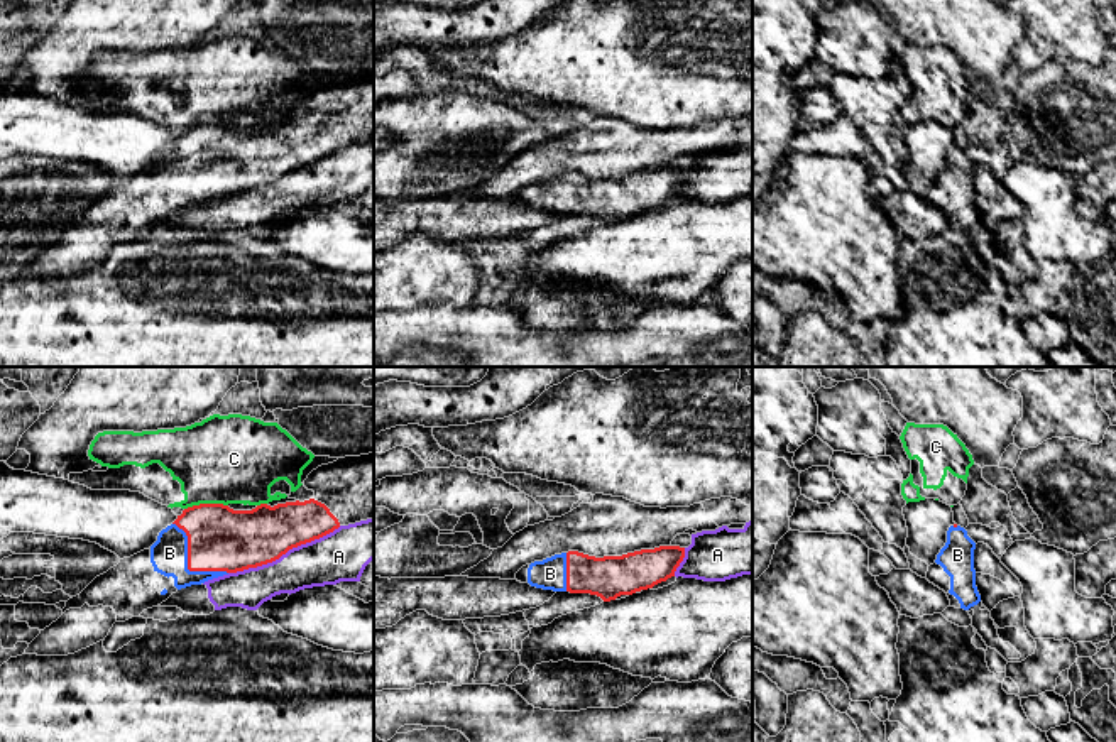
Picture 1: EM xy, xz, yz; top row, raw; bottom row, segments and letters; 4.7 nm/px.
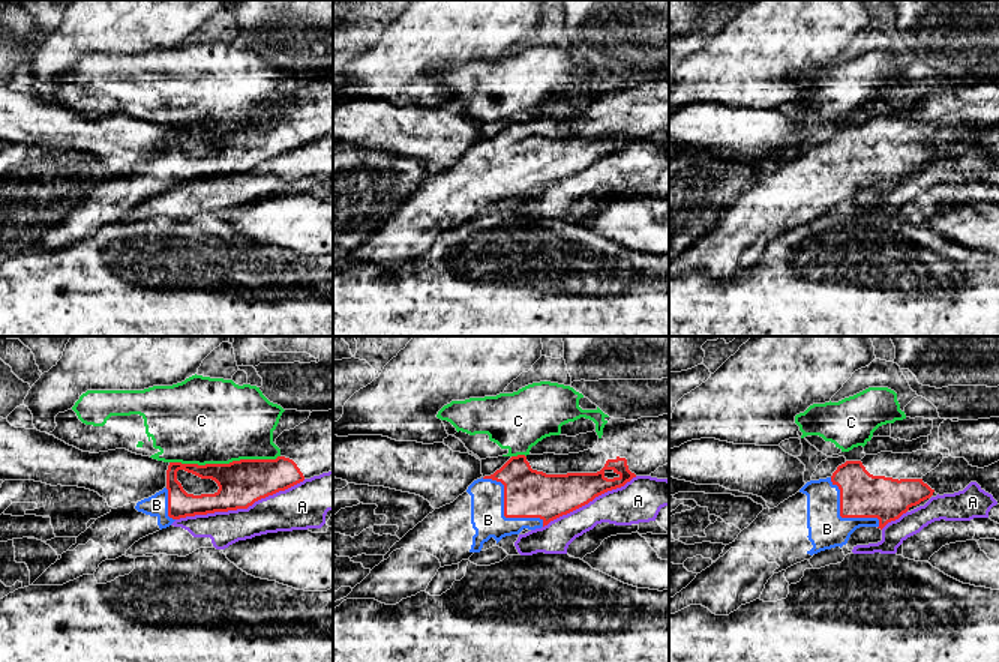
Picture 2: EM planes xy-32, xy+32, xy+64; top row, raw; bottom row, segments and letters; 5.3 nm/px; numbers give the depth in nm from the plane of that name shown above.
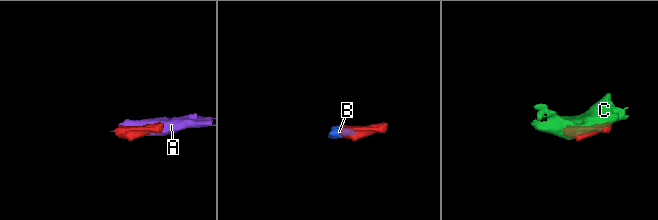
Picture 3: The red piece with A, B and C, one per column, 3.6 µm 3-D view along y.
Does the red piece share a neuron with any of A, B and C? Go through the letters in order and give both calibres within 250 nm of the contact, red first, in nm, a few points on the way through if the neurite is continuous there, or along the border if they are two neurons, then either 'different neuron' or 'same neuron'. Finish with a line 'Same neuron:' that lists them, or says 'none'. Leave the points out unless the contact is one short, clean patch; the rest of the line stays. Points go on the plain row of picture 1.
A: calibres 280 and 240 nm; different neuron
B: calibres 300 and 180 nm; way xy (218, 159), (188, 186), (176, 174), (169, 174); same neuron
C: calibres 300 and 420 nm; different neuron
Same neuron: B

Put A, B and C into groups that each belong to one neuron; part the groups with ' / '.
A / B / C

